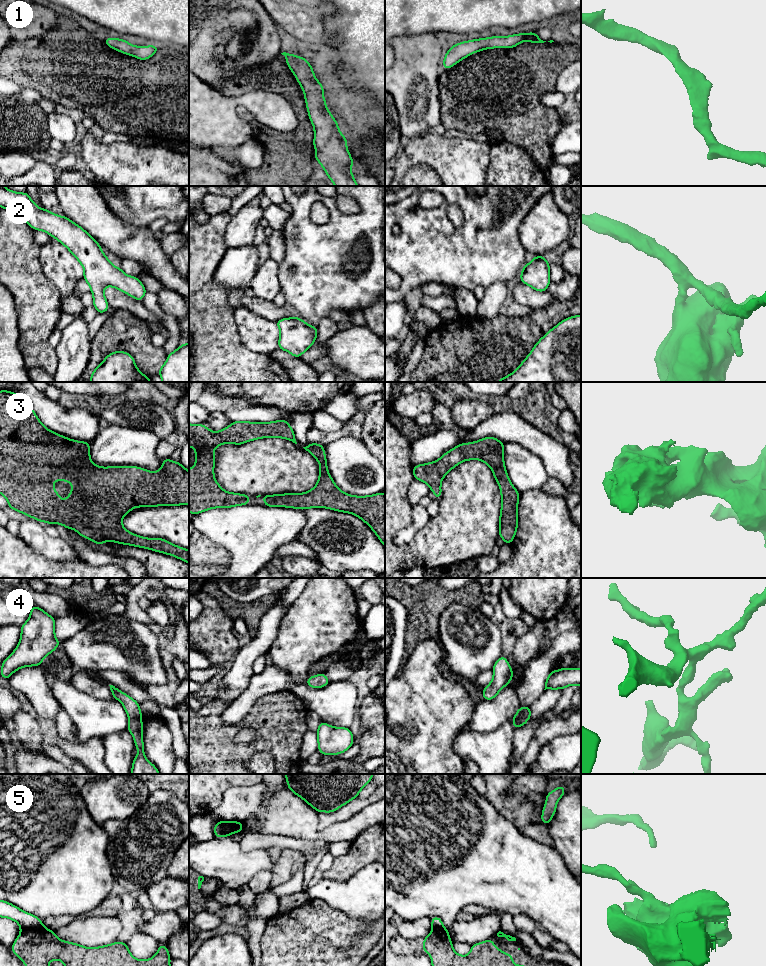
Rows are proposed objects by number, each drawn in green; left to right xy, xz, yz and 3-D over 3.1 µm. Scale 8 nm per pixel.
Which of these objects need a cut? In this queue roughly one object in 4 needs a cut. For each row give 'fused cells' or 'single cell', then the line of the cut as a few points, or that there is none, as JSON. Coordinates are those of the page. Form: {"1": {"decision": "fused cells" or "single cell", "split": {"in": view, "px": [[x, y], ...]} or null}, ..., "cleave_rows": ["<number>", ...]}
{"1": {"decision": "single cell", "split": null}, "2": {"decision": "single cell", "split": null}, "3": {"decision": "single cell", "split": null}, "4": {"decision": "single cell", "split": null}, "5": {"decision": "fused cells", "split": {"in": "xy", "px": [[41, 924], [21, 930]]}}, "cleave_rows": ["5"]}

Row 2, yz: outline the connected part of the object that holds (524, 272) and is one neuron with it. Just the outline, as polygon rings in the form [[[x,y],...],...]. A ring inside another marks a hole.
[[[545,255],[534,256],[531,262],[525,264],[521,270],[520,281],[539,292],[547,291],[550,285],[550,263],[545,260]]]

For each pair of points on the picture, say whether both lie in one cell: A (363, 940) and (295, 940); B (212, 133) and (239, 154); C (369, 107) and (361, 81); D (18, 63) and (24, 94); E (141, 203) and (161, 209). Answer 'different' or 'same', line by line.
A: same
B: different
C: different
D: different
E: same

